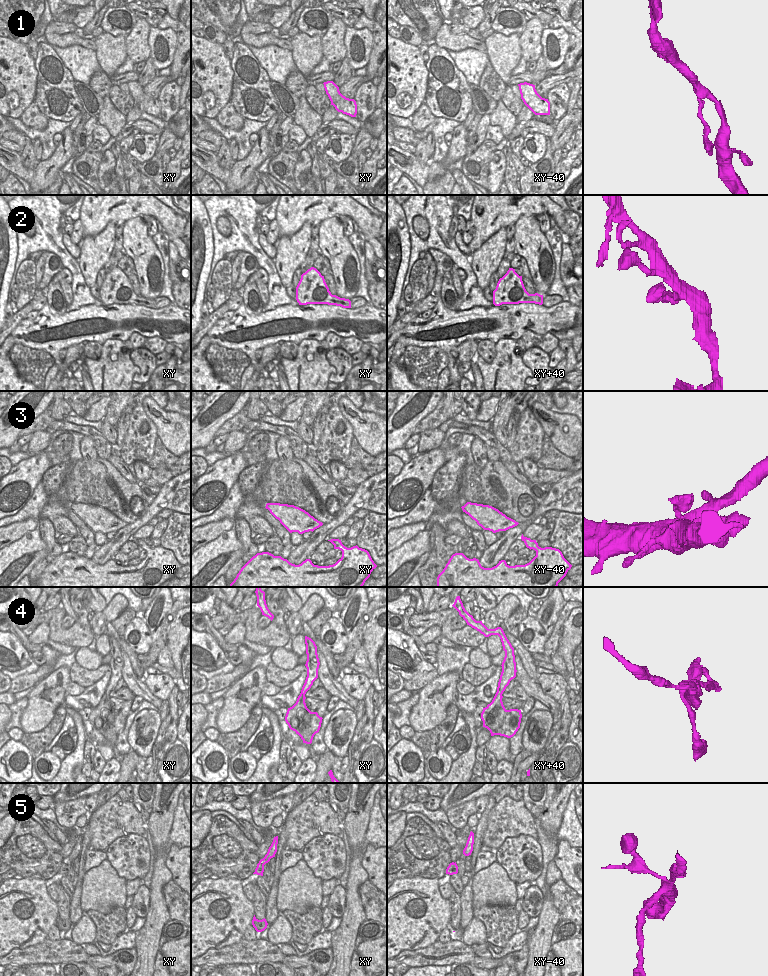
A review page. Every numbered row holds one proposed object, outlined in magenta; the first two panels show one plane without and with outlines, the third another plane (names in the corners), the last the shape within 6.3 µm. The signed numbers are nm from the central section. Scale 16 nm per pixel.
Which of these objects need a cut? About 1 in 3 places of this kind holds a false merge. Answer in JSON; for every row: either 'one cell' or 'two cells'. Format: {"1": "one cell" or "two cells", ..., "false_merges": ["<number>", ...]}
{"1": "one cell", "2": "one cell", "3": "one cell", "4": "one cell", "5": "two cells", "false_merges": ["5"]}

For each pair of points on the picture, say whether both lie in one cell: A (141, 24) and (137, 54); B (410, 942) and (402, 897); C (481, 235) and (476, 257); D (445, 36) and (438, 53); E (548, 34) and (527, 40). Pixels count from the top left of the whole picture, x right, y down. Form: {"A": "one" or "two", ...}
{"A": "one", "B": "one", "C": "two", "D": "two", "E": "two"}

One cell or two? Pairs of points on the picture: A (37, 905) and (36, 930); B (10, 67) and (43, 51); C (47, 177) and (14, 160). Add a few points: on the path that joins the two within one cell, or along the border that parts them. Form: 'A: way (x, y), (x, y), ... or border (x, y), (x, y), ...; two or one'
A: way (37, 911), (38, 922), (36, 924); one
B: border (34, 60), (34, 66), (37, 71), (37, 83); two
C: border (34, 169), (34, 175), (29, 184); two

